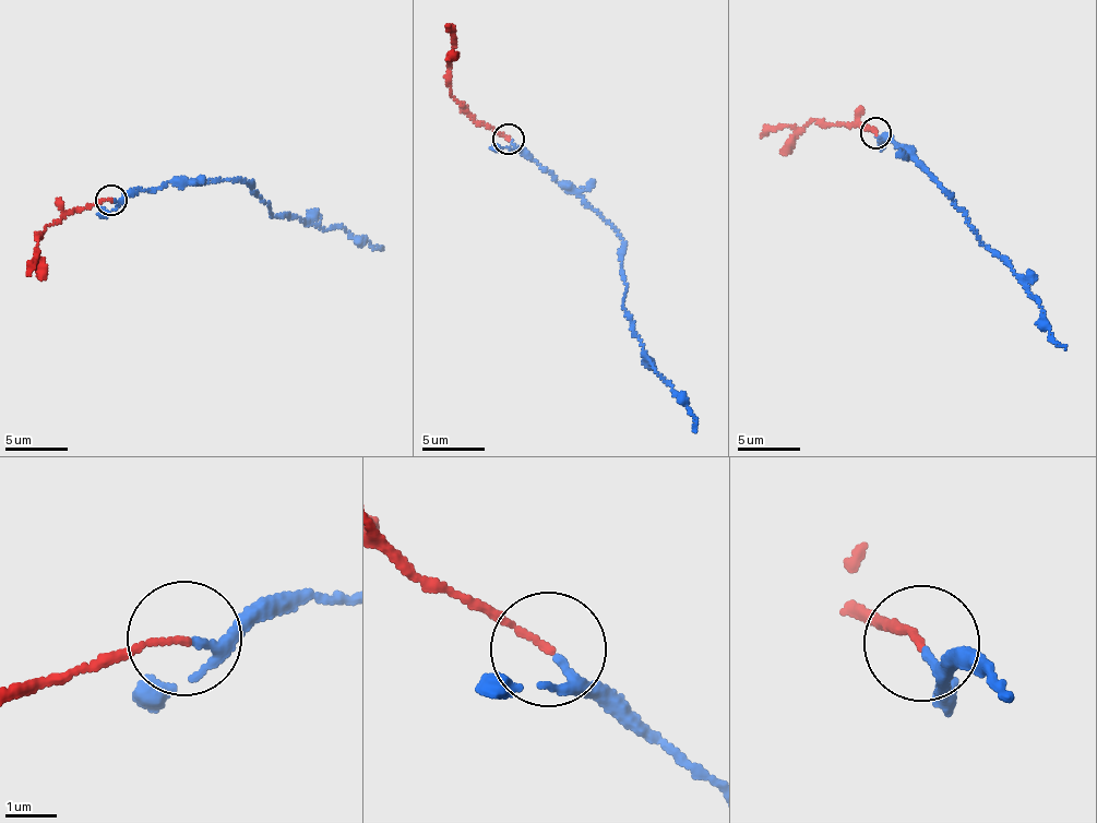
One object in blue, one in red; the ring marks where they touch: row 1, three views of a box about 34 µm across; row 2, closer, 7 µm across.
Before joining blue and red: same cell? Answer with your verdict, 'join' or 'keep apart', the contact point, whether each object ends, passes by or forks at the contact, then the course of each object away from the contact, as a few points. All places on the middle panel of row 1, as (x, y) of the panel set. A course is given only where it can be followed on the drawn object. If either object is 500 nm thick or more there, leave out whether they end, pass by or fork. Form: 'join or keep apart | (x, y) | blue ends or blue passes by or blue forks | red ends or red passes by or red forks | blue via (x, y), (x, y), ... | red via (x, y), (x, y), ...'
join | (508, 139) | blue passes by | red ends | blue via (509, 140), (559, 182), (571, 183), (615, 229), (627, 285), (623, 308), (657, 372), (682, 396), (695, 431) | red via (509, 140), (474, 118), (450, 95), (449, 59), (453, 38), (446, 26)

